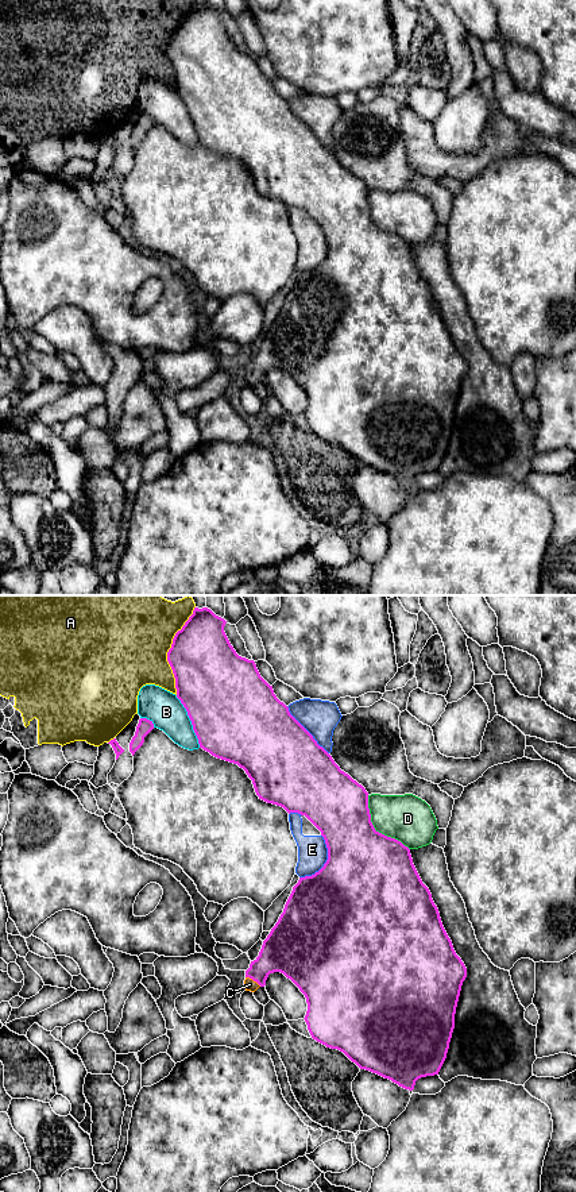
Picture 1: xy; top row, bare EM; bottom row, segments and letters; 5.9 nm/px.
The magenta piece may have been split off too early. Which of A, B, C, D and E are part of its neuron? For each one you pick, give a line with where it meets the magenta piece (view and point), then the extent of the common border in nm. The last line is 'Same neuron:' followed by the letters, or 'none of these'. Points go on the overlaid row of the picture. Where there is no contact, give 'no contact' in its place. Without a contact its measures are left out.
C: contact xy (254, 980); length 110 nm
Same neuron: C

